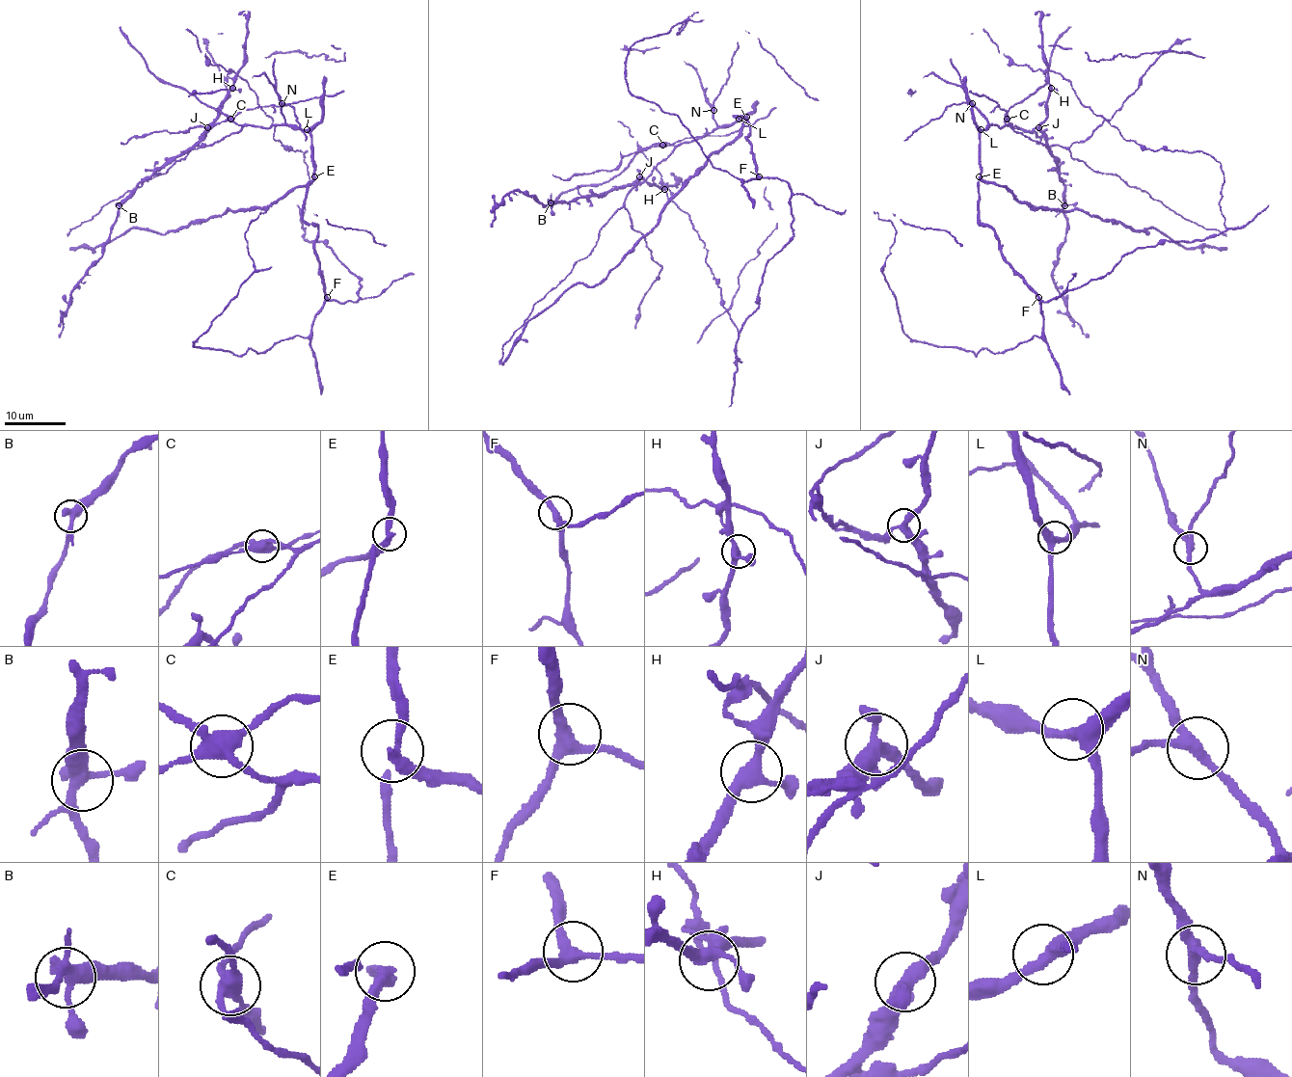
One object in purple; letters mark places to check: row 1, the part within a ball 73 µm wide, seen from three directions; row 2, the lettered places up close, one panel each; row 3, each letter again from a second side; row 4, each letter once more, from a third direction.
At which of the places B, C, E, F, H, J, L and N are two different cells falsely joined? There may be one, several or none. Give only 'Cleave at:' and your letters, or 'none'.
Cleave at: C, E

